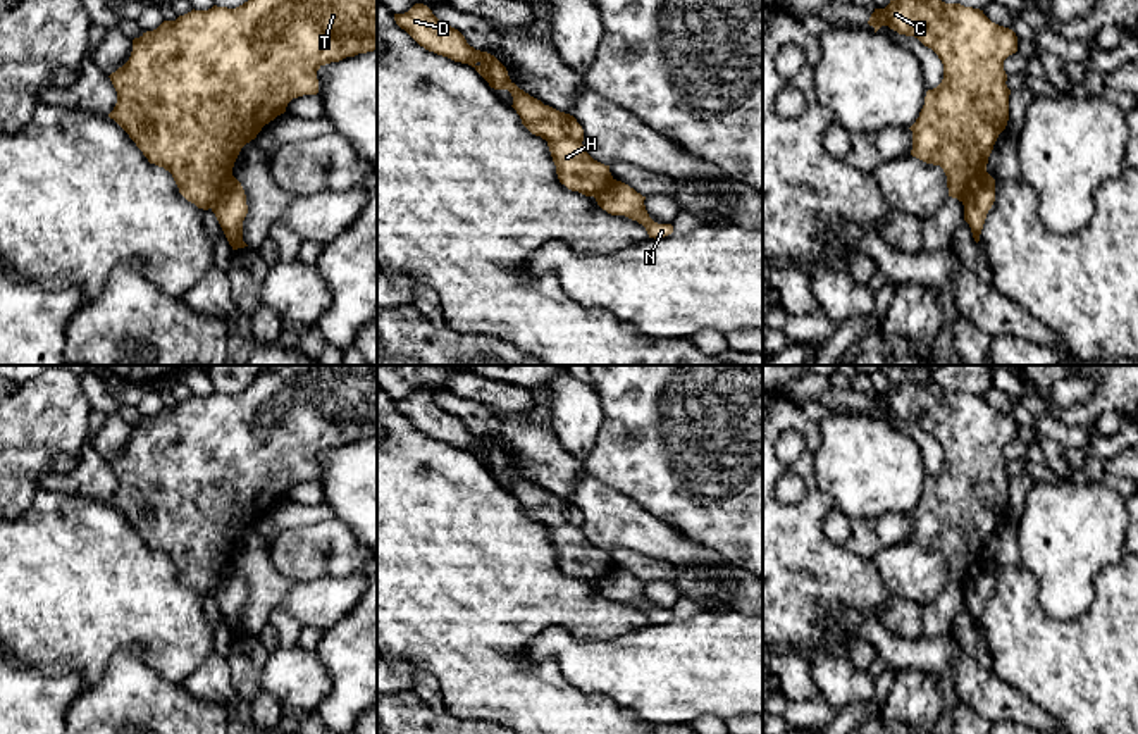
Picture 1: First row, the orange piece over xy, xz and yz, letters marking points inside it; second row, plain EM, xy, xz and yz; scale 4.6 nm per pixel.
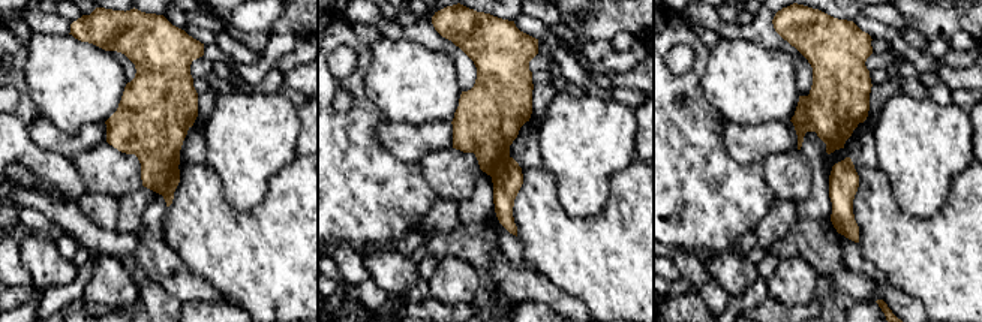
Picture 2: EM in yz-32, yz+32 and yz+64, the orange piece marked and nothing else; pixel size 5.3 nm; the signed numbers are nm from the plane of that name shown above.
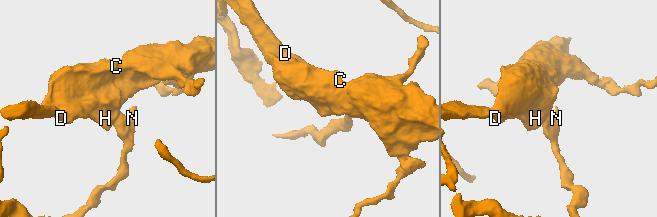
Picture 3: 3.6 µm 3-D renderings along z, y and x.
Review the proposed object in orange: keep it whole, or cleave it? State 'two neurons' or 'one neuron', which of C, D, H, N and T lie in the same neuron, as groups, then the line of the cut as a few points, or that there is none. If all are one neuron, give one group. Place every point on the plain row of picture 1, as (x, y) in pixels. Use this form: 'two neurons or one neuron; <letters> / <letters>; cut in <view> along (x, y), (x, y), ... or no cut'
two neurons; C D H T / N; cut in yz along (985, 557), (975, 567), (963, 590)

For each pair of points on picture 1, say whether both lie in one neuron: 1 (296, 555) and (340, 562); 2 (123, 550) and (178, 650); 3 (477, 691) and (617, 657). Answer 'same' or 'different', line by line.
1: same
2: same
3: different

